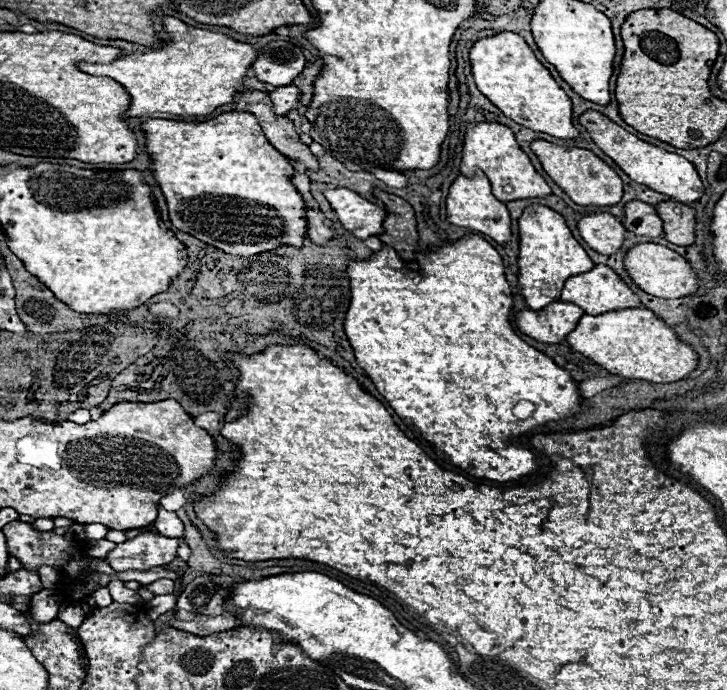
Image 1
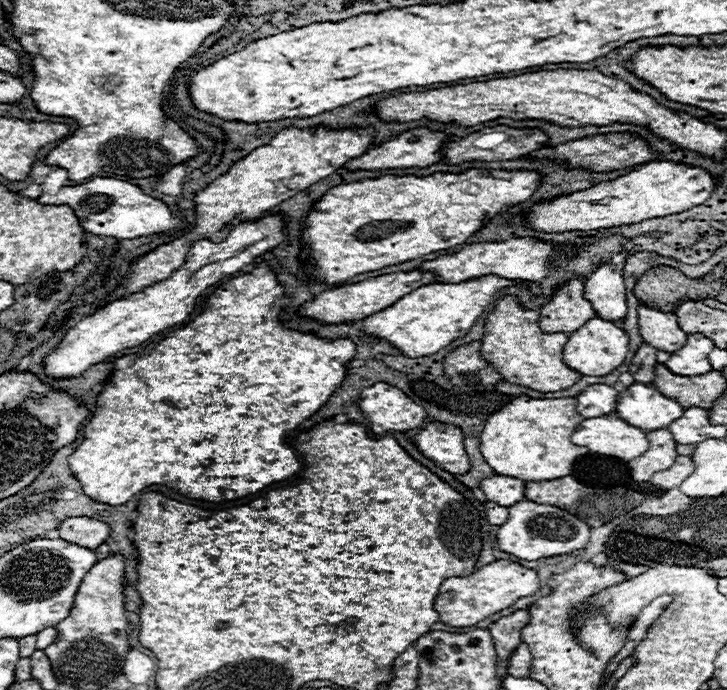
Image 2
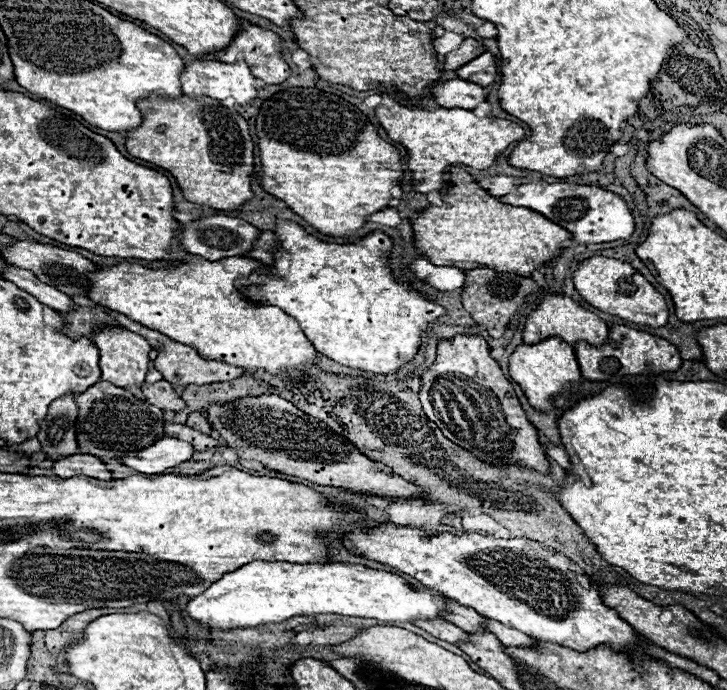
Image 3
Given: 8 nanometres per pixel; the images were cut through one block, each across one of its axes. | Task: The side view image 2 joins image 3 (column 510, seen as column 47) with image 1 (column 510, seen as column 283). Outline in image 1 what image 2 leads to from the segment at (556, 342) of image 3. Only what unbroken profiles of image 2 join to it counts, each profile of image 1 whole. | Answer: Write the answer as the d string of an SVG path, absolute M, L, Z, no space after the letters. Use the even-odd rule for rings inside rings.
M476 172L474 178L466 178L466 176L460 174L454 180L454 184L450 186L450 194L446 198L446 206L448 206L448 222L450 224L460 226L460 228L472 228L476 232L482 232L482 234L494 238L500 244L512 240L510 212L508 212L506 204L496 200L496 196L492 194L490 182L486 180L486 176L482 176L482 172Z

